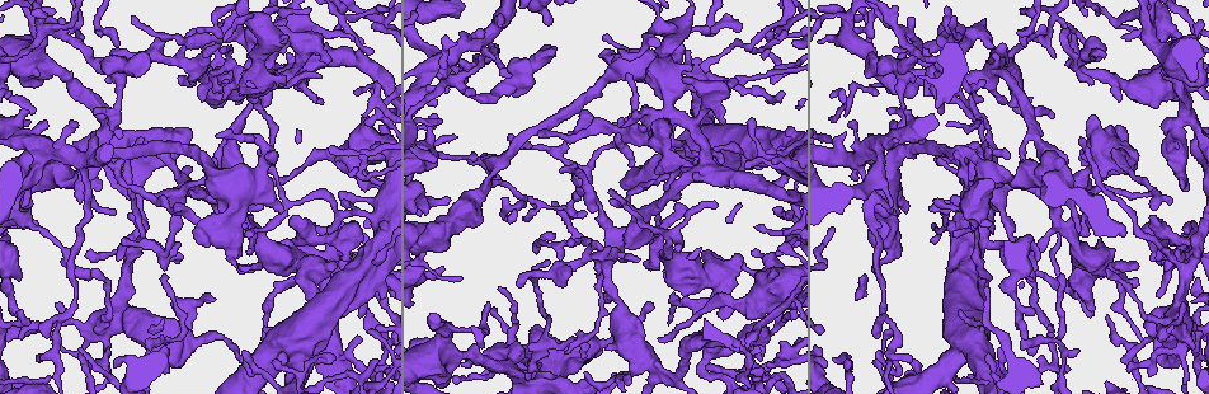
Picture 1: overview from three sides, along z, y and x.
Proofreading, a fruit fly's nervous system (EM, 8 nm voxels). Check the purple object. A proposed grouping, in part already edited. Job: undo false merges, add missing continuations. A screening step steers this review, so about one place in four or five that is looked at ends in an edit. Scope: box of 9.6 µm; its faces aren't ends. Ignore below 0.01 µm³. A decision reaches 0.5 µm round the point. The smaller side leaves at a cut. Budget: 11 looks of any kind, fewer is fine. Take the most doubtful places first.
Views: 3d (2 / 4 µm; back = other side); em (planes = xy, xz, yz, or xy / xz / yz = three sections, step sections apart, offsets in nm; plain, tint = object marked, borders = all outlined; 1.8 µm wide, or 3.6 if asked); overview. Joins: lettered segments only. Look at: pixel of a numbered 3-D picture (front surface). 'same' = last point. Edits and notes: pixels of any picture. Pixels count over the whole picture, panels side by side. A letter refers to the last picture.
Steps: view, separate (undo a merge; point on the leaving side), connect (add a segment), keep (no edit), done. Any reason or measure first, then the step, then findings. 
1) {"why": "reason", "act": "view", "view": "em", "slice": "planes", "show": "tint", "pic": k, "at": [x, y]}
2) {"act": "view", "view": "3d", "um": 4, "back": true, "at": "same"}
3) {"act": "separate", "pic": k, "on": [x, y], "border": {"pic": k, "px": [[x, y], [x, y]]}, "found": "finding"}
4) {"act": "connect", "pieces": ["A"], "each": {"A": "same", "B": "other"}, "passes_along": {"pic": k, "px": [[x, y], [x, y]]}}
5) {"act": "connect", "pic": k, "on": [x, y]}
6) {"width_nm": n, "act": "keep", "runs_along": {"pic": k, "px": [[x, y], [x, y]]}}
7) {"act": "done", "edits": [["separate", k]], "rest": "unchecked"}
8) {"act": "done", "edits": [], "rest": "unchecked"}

{"why": "calibre changes", "act": "view", "view": "em", "slice": "planes", "show": "tint", "pic": 1, "at": [828, 16]}

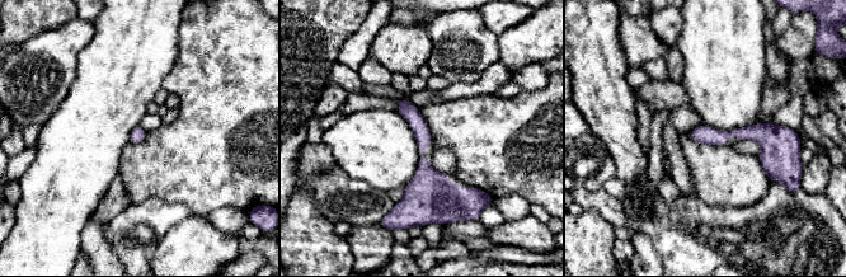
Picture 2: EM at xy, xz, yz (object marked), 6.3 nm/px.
{"act": "view", "view": "em", "slice": "planes", "show": "borders", "at": "same"}

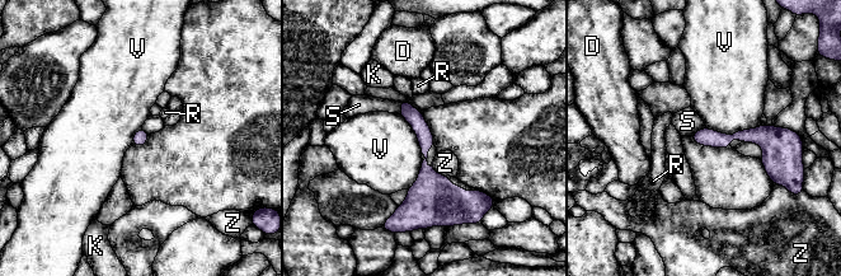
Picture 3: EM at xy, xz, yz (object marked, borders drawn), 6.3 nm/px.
{"longest_contact_nm": ["V", 360], "act": "keep", "each": {"D": "other", "K": "other", "R": "other", "S": "other", "V": "other", "Z": "other"}, "found": "continuous, no second neuron"}

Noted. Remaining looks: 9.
{"why": "calibre changes", "act": "view", "view": "3d", "um": 4, "pic": 1, "at": [975, 343]}

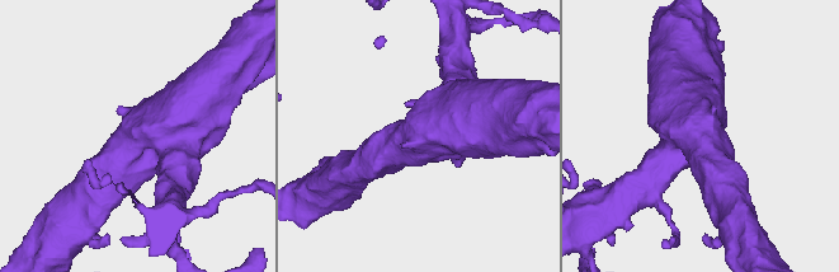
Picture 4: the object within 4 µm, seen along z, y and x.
{"why": "need the tissue", "act": "view", "view": "em", "um": 3.6, "slice": "planes", "show": "borders", "pic": 4, "at": [700, 128]}

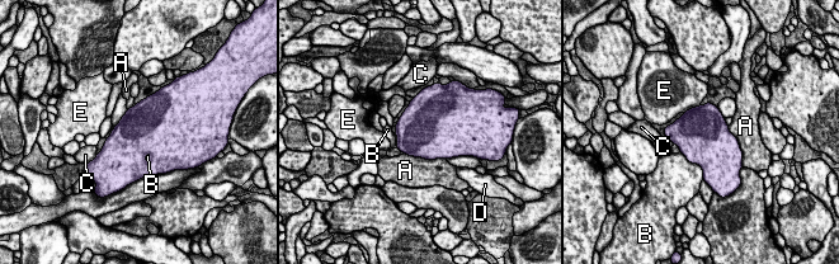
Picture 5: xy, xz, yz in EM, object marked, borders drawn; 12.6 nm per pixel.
{"act": "keep", "each": {"A": "other", "B": "other", "C": "other", "D": "other", "E": "other"}, "found": "all the same neuron"}

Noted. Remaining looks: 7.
{"why": "a fork", "act": "view", "view": "em", "slice": "planes", "show": "borders", "pic": 1, "at": [522, 138]}

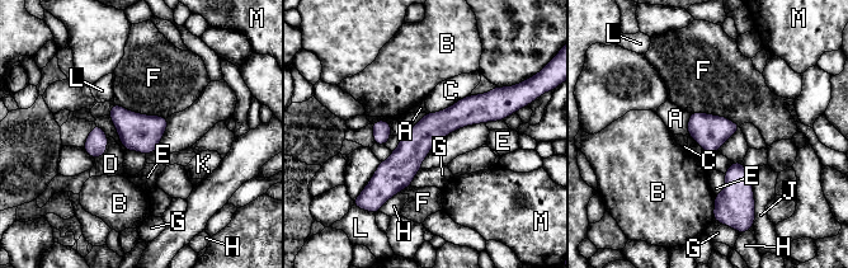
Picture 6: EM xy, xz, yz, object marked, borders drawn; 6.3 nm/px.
{"longest_contact_nm": ["F", 340], "act": "keep", "each": {"A": "other", "B": "other", "C": "other", "D": "other", "E": "other", "F": "other", "G": "other", "H": "other", "J": "other", "K": "other", "L": "other", "M": "other"}, "border": {"pic": 6, "px": [[114, 102], [131, 111], [166, 117]]}, "found": "continuous, no second neuron"}

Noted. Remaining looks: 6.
{"why": "free end", "act": "view", "view": "em", "slice": "xz", "step": 4, "show": "borders", "pic": 1, "at": [959, 310]}

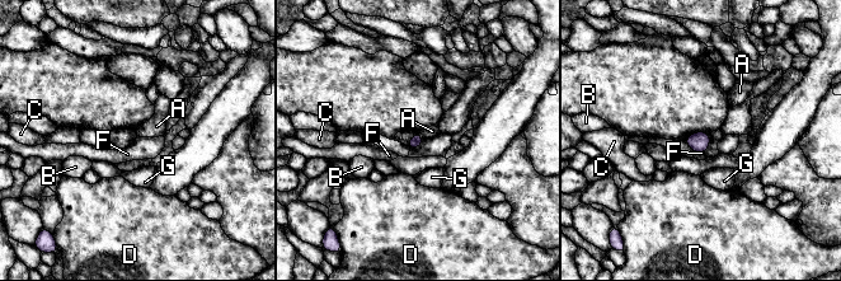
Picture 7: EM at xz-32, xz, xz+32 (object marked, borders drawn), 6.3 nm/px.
{"width_nm": 80, "act": "keep", "each": {"A": "other", "B": "other", "C": "other", "D": "other", "F": "other", "G": "other"}, "border": {"pic": 7, "px": [[417, 132], [405, 145]]}, "found": "no lettered segment goes on from it"}

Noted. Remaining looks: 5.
{"act": "done", "edits": [], "rest": "unchecked"}

